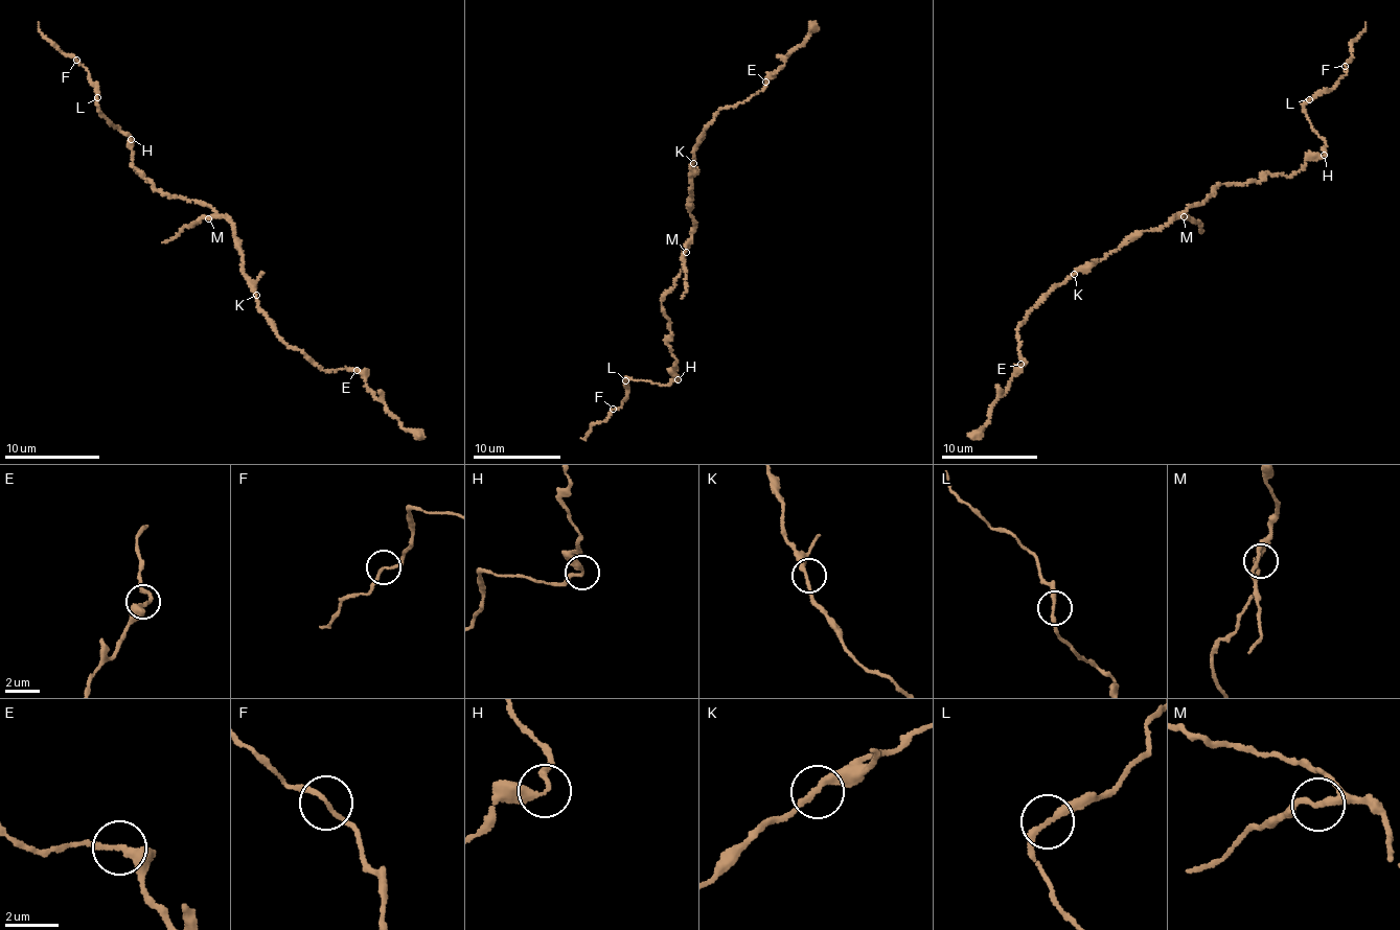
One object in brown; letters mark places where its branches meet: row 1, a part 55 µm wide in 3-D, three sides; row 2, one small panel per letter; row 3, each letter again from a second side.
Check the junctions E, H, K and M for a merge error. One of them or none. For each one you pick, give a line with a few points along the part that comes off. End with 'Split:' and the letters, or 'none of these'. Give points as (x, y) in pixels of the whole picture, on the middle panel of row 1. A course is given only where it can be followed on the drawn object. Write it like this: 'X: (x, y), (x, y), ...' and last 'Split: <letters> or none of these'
Split: none of these

